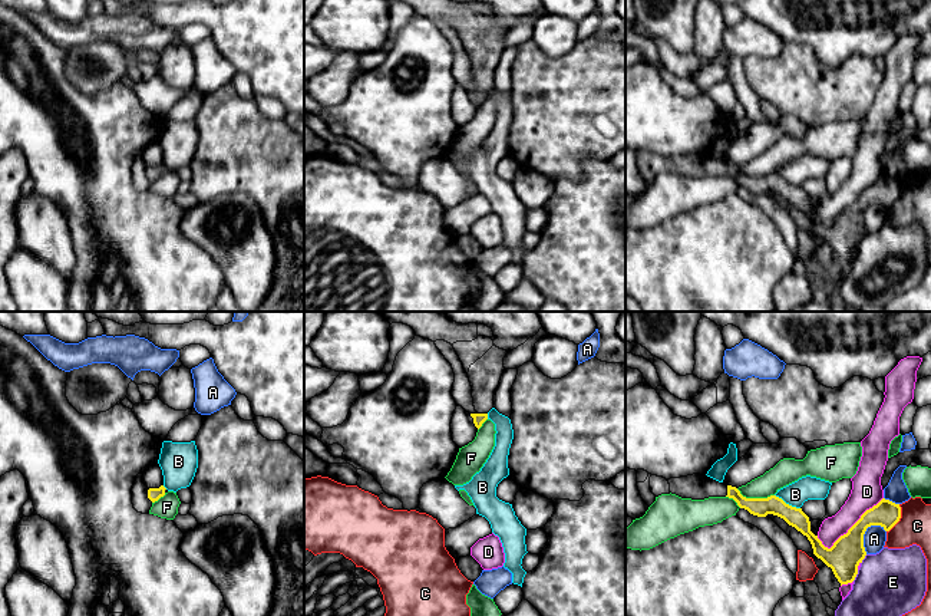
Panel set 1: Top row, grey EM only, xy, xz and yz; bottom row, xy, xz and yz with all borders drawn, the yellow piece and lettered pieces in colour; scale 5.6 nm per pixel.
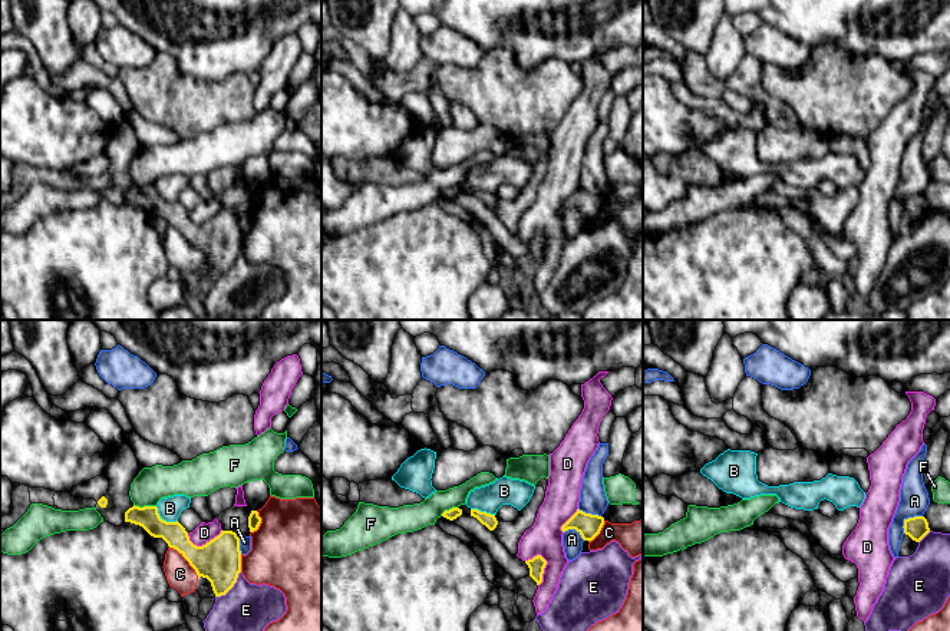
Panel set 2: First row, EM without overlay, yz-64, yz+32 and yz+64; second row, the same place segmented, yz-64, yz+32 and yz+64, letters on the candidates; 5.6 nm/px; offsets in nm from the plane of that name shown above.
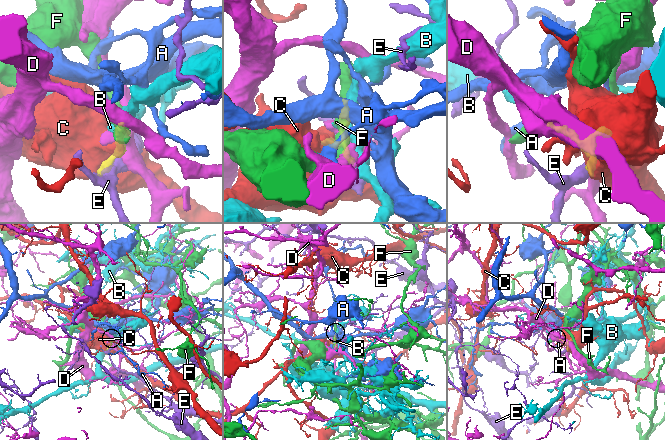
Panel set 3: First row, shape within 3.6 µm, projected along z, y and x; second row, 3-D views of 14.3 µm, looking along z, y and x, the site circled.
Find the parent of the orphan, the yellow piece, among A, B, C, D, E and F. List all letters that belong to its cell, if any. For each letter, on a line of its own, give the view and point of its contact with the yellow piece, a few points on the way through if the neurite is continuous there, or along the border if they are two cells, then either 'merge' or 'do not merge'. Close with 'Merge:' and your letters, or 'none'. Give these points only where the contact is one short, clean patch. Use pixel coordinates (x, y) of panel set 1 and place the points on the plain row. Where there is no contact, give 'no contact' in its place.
A: meets yellow in yz at (864, 211); border along yz (882, 204), (870, 204), (867, 207), (864, 213), (865, 231); do not merge
B: meets yellow in yz at (788, 183); do not merge
C: meets yellow in yz at (900, 196); do not merge
D: meets yellow in yz at (849, 207); do not merge
E: meets yellow in yz at (855, 254); do not merge
F: meets yellow in yz at (755, 177); border along yz (736, 167), (746, 175), (773, 174); do not merge
Merge: none

